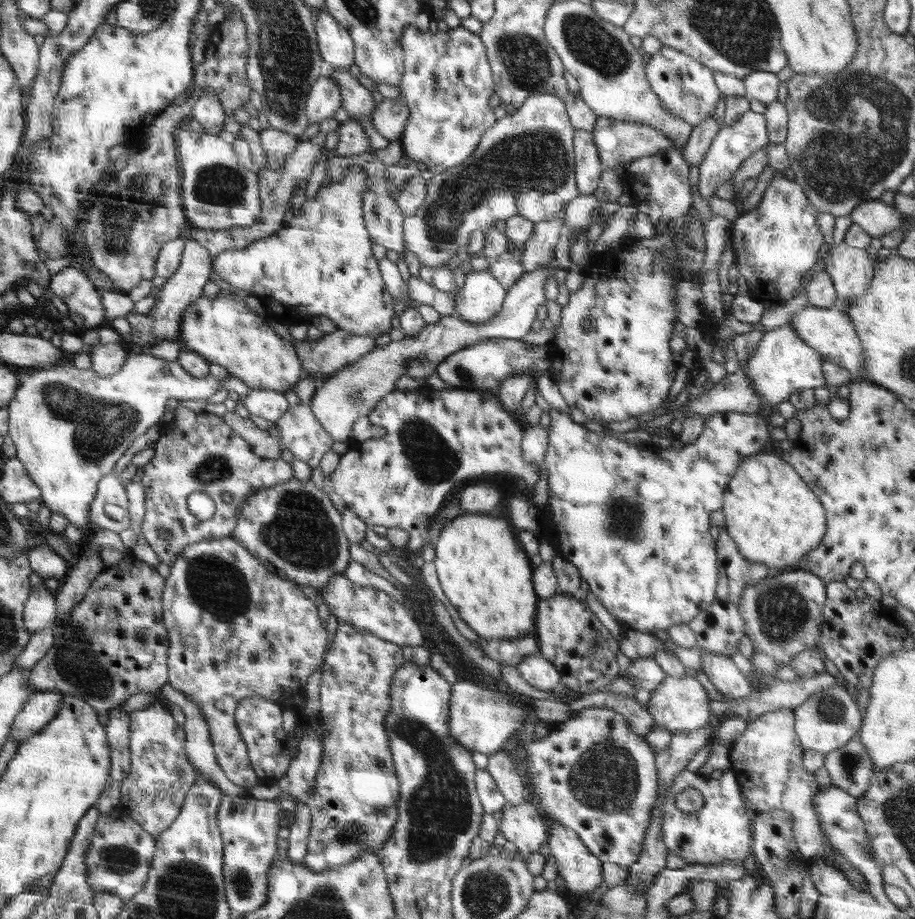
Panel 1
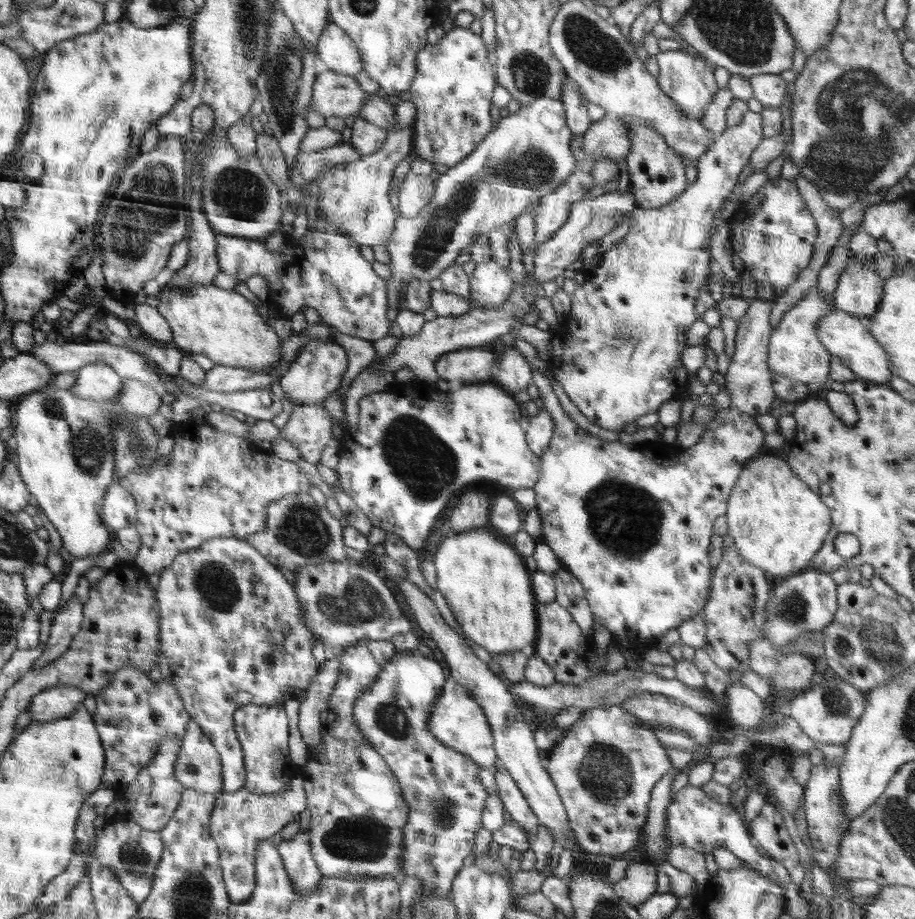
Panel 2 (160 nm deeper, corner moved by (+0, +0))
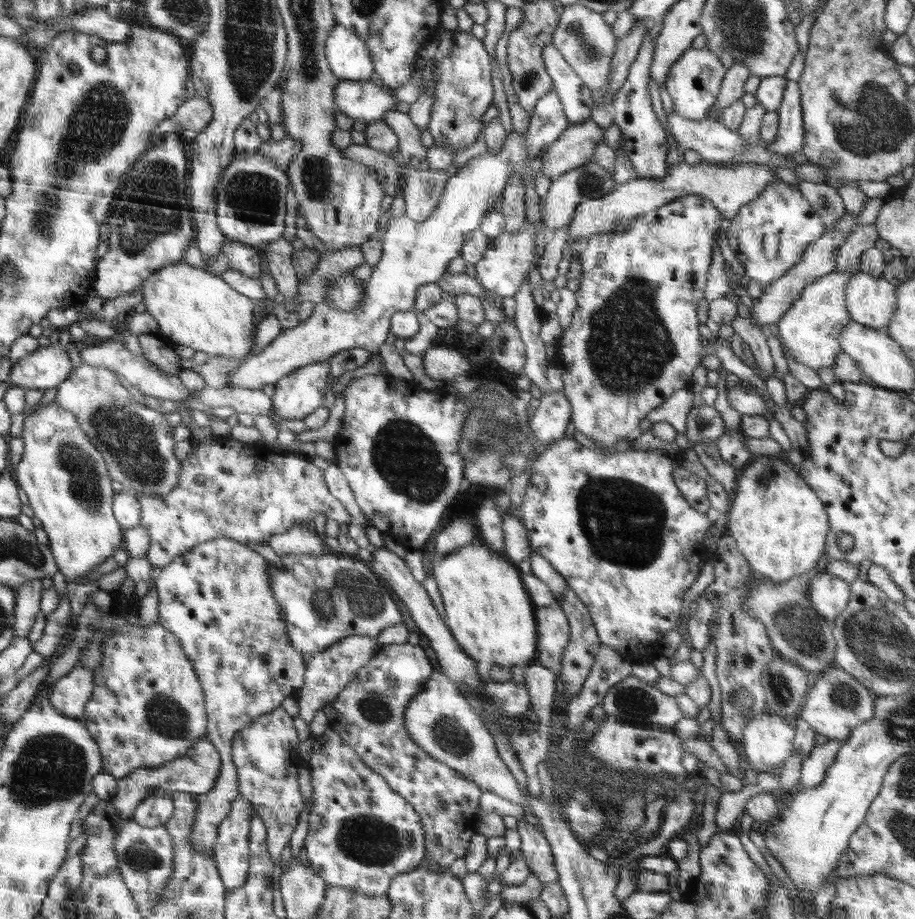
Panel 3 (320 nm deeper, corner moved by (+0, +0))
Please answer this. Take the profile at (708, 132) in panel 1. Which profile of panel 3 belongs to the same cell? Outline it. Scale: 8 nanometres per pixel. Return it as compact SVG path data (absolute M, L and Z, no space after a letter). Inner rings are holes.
M734 62L733 66L730 66L729 69L727 69L726 74L724 75L724 78L721 82L721 87L718 93L718 98L716 99L715 105L713 106L712 110L710 111L710 115L715 114L716 109L720 111L719 116L721 115L721 112L727 107L730 106L733 102L738 101L744 92L744 83L746 80L748 80L751 77L751 72L748 67L746 67L746 64L742 64L742 62Z

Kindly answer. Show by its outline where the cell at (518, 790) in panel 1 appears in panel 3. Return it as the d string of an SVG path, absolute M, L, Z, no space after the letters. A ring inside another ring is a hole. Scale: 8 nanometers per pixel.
M524 820L518 821L517 831L521 838L520 853L529 865L531 873L538 877L542 884L558 881L558 874L554 866L551 846L546 840L541 827L536 827Z

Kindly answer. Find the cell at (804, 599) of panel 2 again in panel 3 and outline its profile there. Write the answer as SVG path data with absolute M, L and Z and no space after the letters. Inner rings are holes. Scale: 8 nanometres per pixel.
M829 571L817 574L813 580L808 583L808 594L811 607L817 610L817 613L827 619L834 620L843 610L849 601L850 583L836 577Z

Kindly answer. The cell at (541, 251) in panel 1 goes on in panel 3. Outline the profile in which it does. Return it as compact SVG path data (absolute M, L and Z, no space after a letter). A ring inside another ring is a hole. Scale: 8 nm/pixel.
M592 160L553 179L548 193L542 198L542 220L546 231L551 233L556 228L570 224L576 207L581 202L608 196L615 187L612 182L613 173Z

